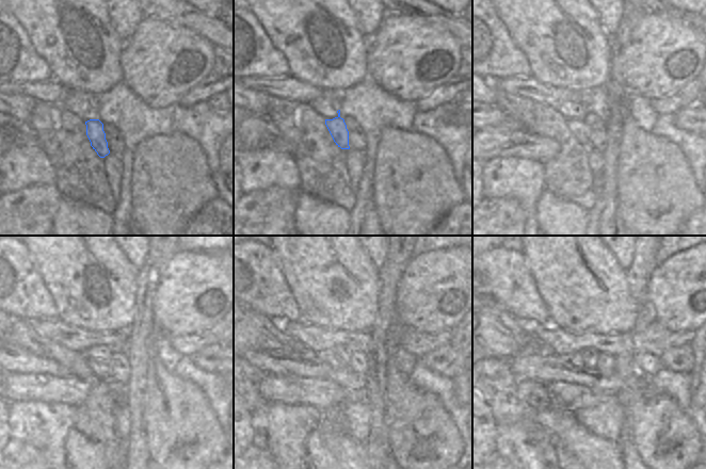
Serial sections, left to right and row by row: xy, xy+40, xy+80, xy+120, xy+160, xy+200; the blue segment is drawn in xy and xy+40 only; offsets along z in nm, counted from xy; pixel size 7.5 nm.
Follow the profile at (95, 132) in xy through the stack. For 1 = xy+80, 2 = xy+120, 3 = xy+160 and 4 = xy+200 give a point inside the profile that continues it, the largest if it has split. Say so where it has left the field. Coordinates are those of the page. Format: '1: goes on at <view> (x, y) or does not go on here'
1: goes on at xy+80 (577, 127)
2: goes on at xy+120 (100, 367)
3: goes on at xy+160 (345, 352)
4: goes on at xy+200 (588, 356)

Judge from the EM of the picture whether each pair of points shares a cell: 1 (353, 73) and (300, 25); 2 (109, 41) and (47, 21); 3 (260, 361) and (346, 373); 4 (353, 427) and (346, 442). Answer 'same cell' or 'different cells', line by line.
1: same cell
2: same cell
3: same cell
4: different cells

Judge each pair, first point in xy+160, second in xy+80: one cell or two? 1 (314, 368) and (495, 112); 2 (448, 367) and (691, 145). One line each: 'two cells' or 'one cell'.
1: one cell
2: two cells

